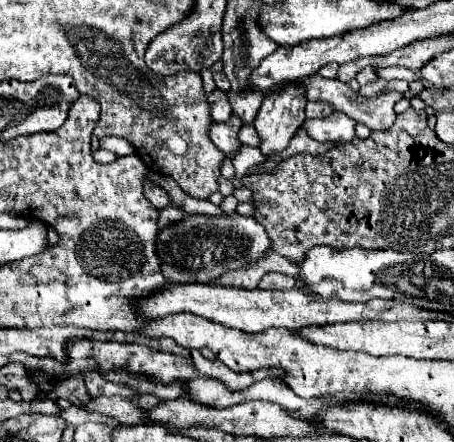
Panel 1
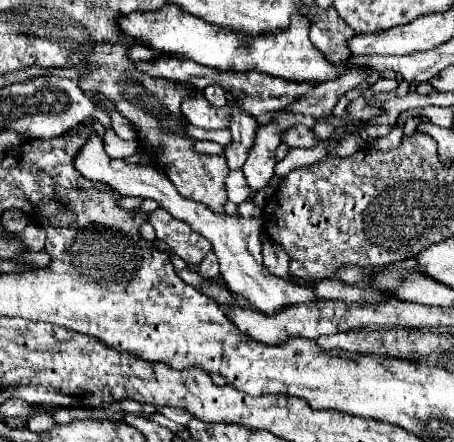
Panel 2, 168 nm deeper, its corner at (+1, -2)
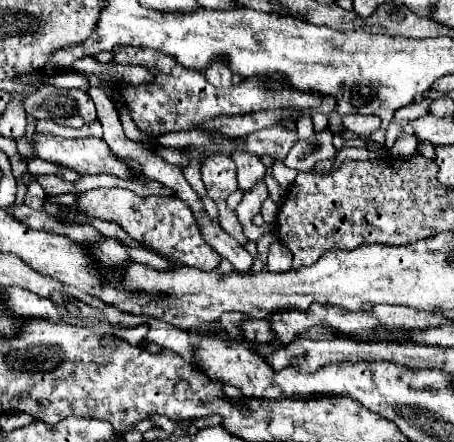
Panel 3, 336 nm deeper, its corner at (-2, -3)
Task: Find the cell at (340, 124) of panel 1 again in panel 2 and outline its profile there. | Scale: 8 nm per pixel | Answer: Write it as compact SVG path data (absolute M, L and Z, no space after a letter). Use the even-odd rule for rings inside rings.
M297 125L297 127L291 127L285 135L283 135L283 143L289 145L289 147L315 147L319 143L319 137L313 133L311 127L307 125Z

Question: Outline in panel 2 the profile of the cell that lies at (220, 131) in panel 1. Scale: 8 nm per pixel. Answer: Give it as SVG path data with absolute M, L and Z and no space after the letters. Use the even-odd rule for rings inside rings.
M197 95L195 99L187 99L181 105L181 113L185 115L185 119L195 125L201 127L205 131L217 131L217 129L227 129L229 127L229 115L231 115L231 107L225 105L221 109L211 107L203 95Z

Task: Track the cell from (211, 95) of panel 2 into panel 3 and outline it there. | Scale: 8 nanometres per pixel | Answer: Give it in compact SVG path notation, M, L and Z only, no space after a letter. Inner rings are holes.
M214 60L212 64L208 64L208 68L204 70L206 78L210 84L214 84L216 88L232 88L232 72L228 68L228 64L224 64L224 60Z

